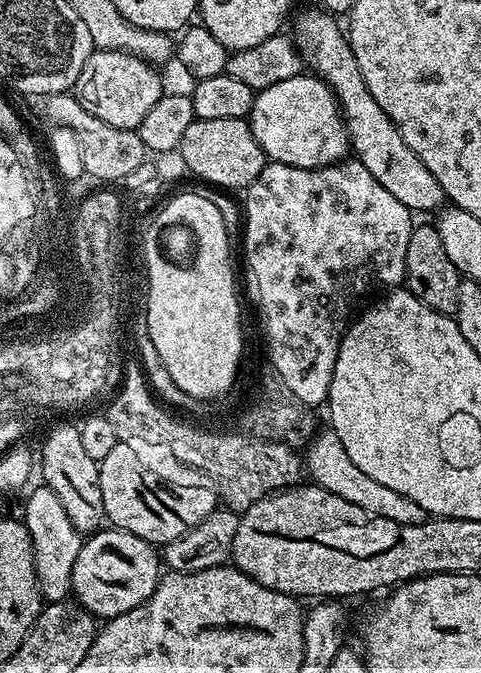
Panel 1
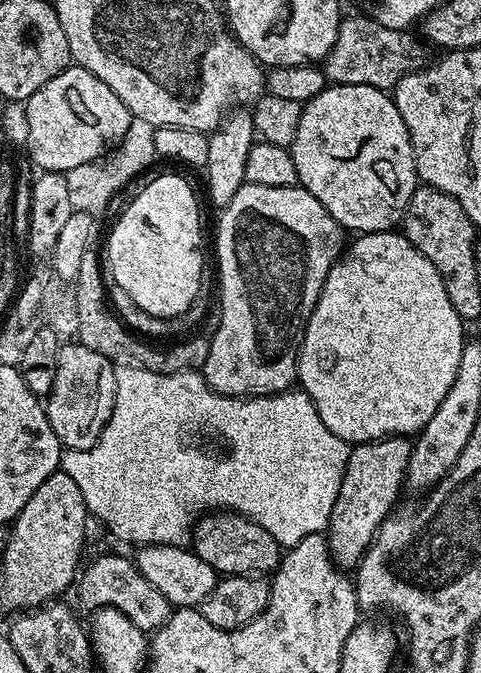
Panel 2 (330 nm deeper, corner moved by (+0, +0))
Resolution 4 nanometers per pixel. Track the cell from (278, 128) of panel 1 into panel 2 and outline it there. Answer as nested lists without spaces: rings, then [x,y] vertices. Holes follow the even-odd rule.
[[[329,83],[317,96],[307,101],[301,107],[298,128],[294,134],[290,151],[299,187],[305,188],[310,194],[314,194],[314,198],[318,198],[318,202],[322,202],[322,206],[326,206],[326,210],[340,223],[340,227],[352,234],[393,231],[403,221],[406,206],[410,202],[414,190],[418,187],[414,150],[410,142],[410,134],[406,130],[406,122],[402,122],[402,114],[398,114],[398,106],[395,99],[385,89],[375,88],[369,84]]]

